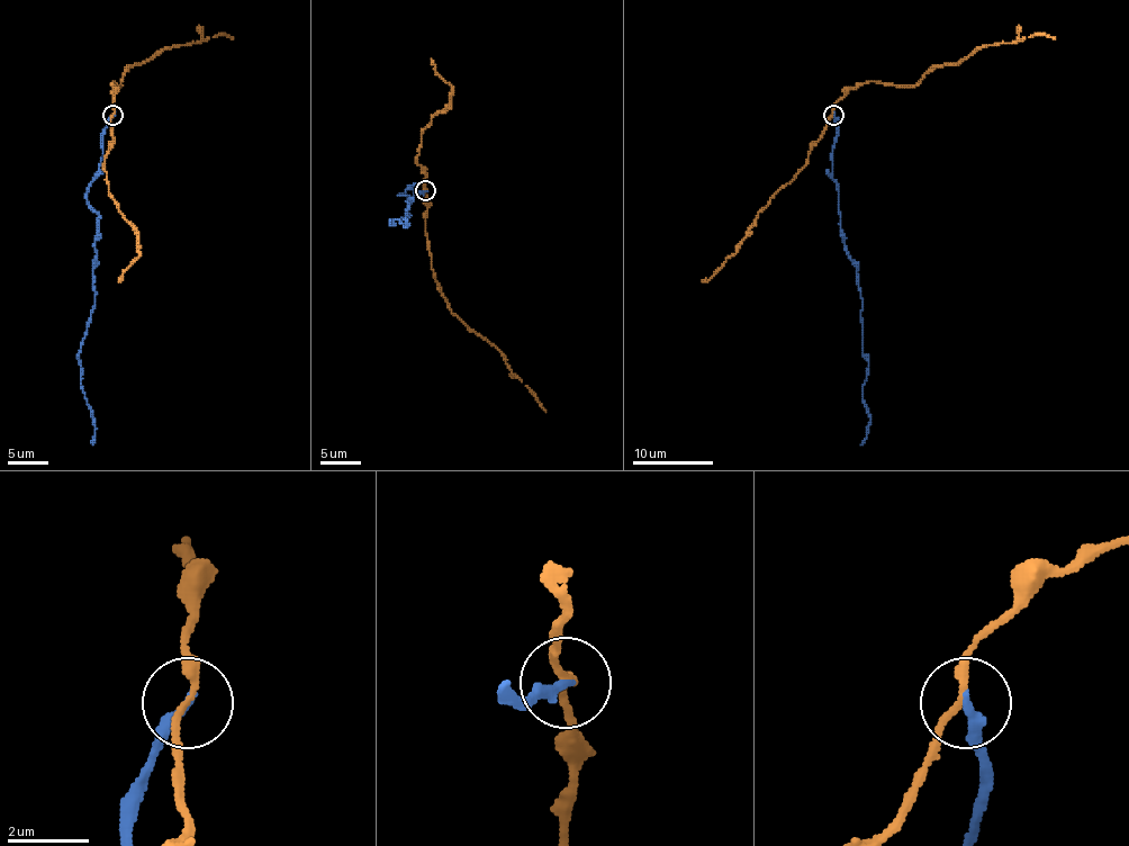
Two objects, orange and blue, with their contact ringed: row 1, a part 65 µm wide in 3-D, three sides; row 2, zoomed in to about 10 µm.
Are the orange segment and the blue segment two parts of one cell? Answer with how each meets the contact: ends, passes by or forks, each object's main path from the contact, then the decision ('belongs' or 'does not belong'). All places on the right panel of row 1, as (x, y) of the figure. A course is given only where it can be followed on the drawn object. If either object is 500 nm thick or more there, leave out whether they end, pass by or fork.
orange passes by; blue ends there; orange runs (832, 115), (834, 105), (864, 83), (914, 86), (988, 45), (1035, 35), (1055, 39); blue runs (834, 115), (832, 173), (840, 235), (856, 268), (868, 375), (863, 398), (870, 419), (860, 444); does not belong

